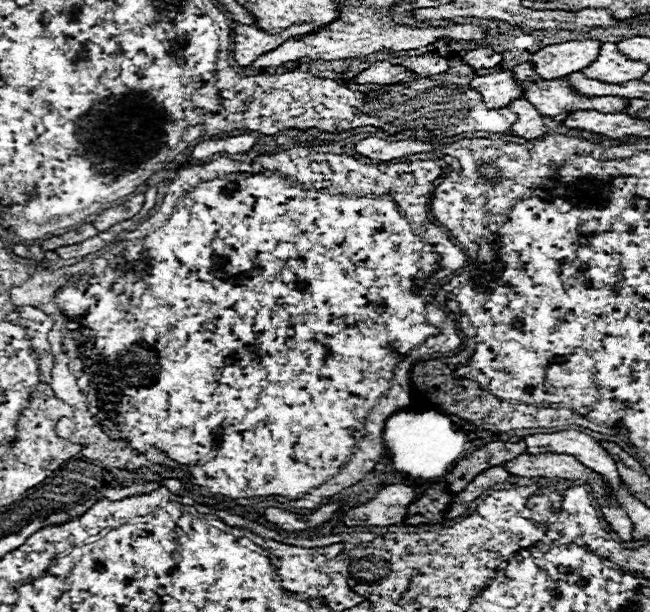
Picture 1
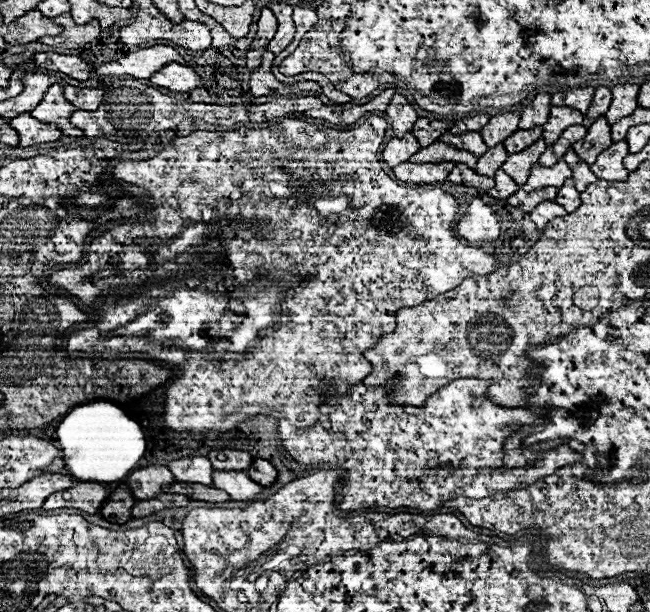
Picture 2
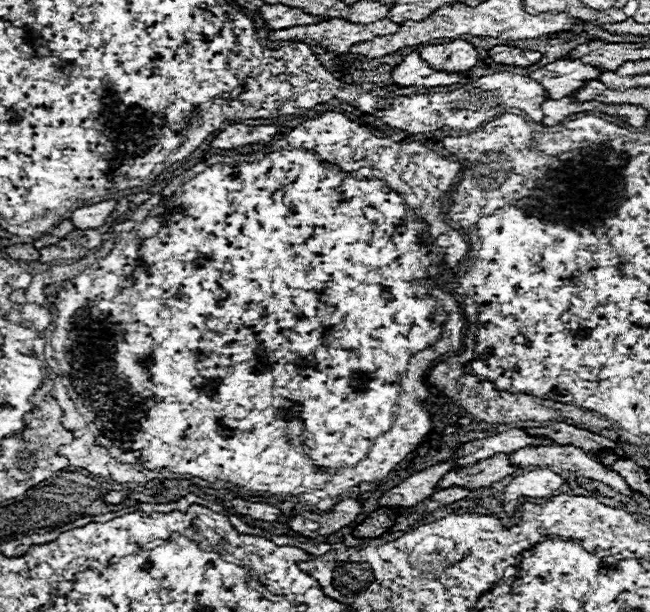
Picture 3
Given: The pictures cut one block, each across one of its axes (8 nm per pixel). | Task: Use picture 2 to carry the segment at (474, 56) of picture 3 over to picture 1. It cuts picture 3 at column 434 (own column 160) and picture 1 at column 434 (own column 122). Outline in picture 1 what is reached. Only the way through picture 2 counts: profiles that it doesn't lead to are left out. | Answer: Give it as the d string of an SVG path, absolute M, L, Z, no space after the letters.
M398 56L392 60L396 64L402 64L408 70L420 74L422 78L428 78L432 74L442 74L448 70L448 60L442 56Z

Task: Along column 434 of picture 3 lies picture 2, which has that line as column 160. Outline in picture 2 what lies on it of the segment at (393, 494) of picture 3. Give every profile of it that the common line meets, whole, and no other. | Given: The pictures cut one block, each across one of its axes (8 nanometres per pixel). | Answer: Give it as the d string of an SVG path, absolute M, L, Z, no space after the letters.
M156 464L134 470L128 476L128 486L136 500L146 500L146 496L156 496L158 492L162 492L162 484L170 482L174 482L172 472L166 466L156 466Z

